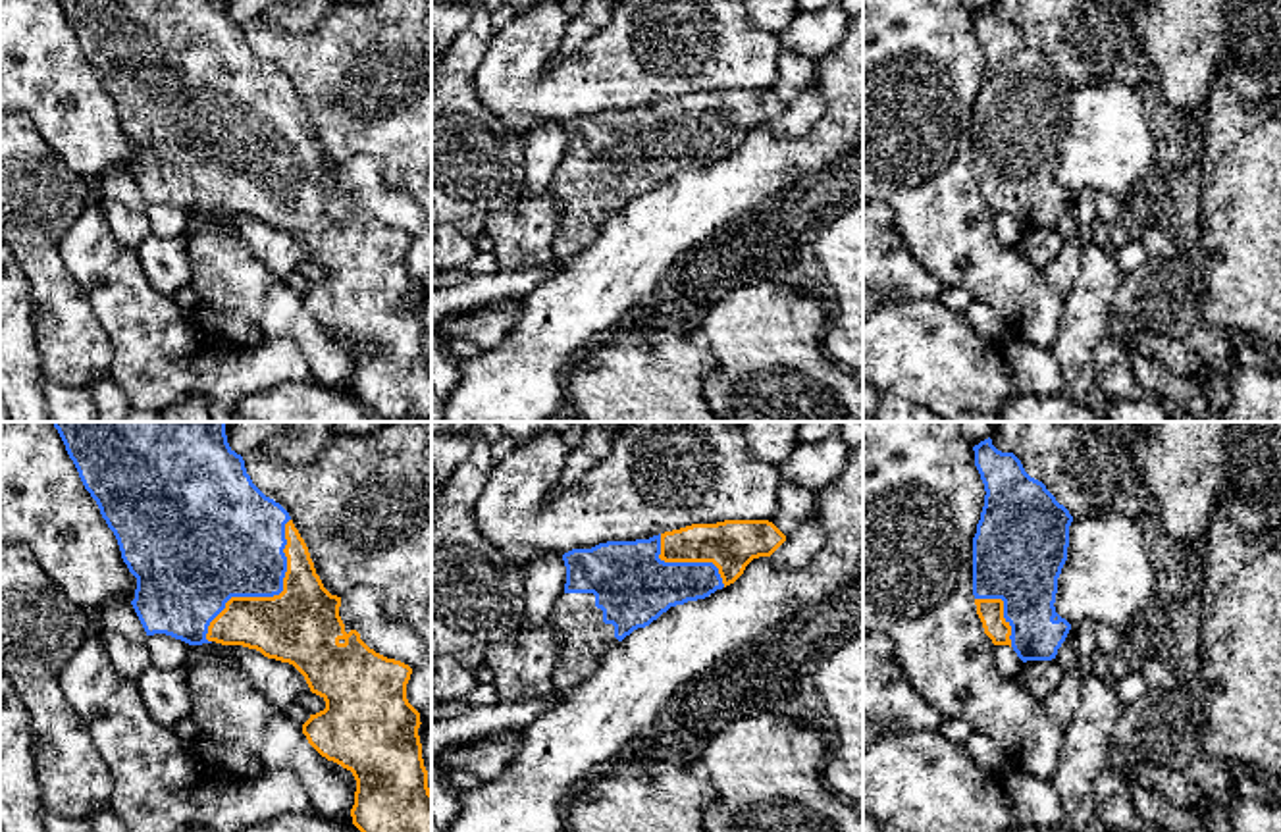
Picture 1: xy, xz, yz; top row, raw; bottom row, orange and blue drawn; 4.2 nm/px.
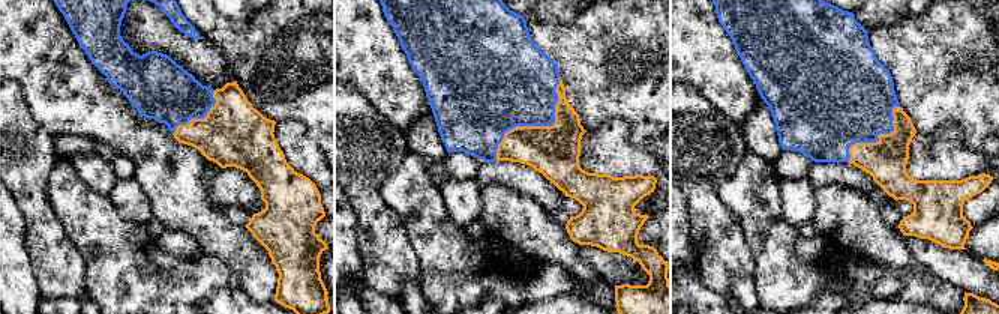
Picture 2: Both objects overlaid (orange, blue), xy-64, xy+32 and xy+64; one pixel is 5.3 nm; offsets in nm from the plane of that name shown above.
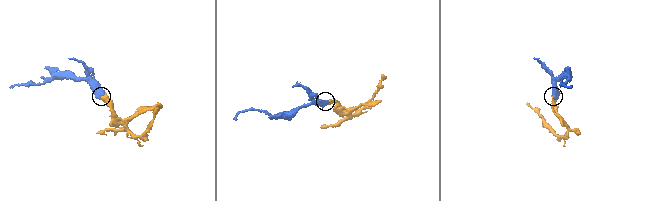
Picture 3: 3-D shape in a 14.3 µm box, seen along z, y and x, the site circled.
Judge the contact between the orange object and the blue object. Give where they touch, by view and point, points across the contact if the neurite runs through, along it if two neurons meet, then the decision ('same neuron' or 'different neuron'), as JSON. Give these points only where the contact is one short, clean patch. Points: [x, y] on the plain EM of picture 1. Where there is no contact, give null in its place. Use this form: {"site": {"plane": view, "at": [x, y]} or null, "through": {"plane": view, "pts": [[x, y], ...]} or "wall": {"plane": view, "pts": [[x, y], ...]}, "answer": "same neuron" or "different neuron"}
{"site": {"plane": "xy", "at": [270, 166]}, "answer": "same neuron"}

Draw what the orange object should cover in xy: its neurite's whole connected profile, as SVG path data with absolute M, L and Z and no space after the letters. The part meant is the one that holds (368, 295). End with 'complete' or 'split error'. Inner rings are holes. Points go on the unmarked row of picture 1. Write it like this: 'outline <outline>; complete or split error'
outline M58 0L79 46L91 65L96 69L102 87L114 100L121 127L137 146L135 168L131 169L146 204L166 202L189 214L222 212L243 214L260 220L268 227L293 233L306 248L312 262L326 270L326 277L310 283L302 293L308 312L327 329L351 339L356 349L354 374L351 377L353 393L368 406L379 422L431 422L431 360L428 356L428 339L422 327L418 304L420 281L406 268L406 252L412 237L401 229L387 227L370 218L356 198L345 200L339 185L341 166L331 164L316 143L308 116L295 96L289 81L266 65L250 48L245 29L229 12L225 0Z; split error

